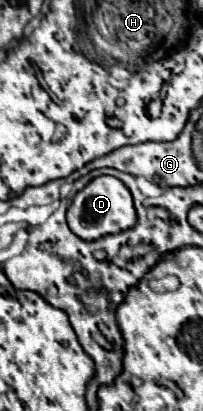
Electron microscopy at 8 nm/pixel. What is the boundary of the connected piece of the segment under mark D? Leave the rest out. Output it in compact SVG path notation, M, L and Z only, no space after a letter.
M99 176L91 180L81 192L75 194L71 200L71 206L67 210L67 222L69 228L83 240L97 240L107 234L117 234L123 230L133 228L137 224L137 212L133 204L131 192L121 184L121 180L113 176Z

